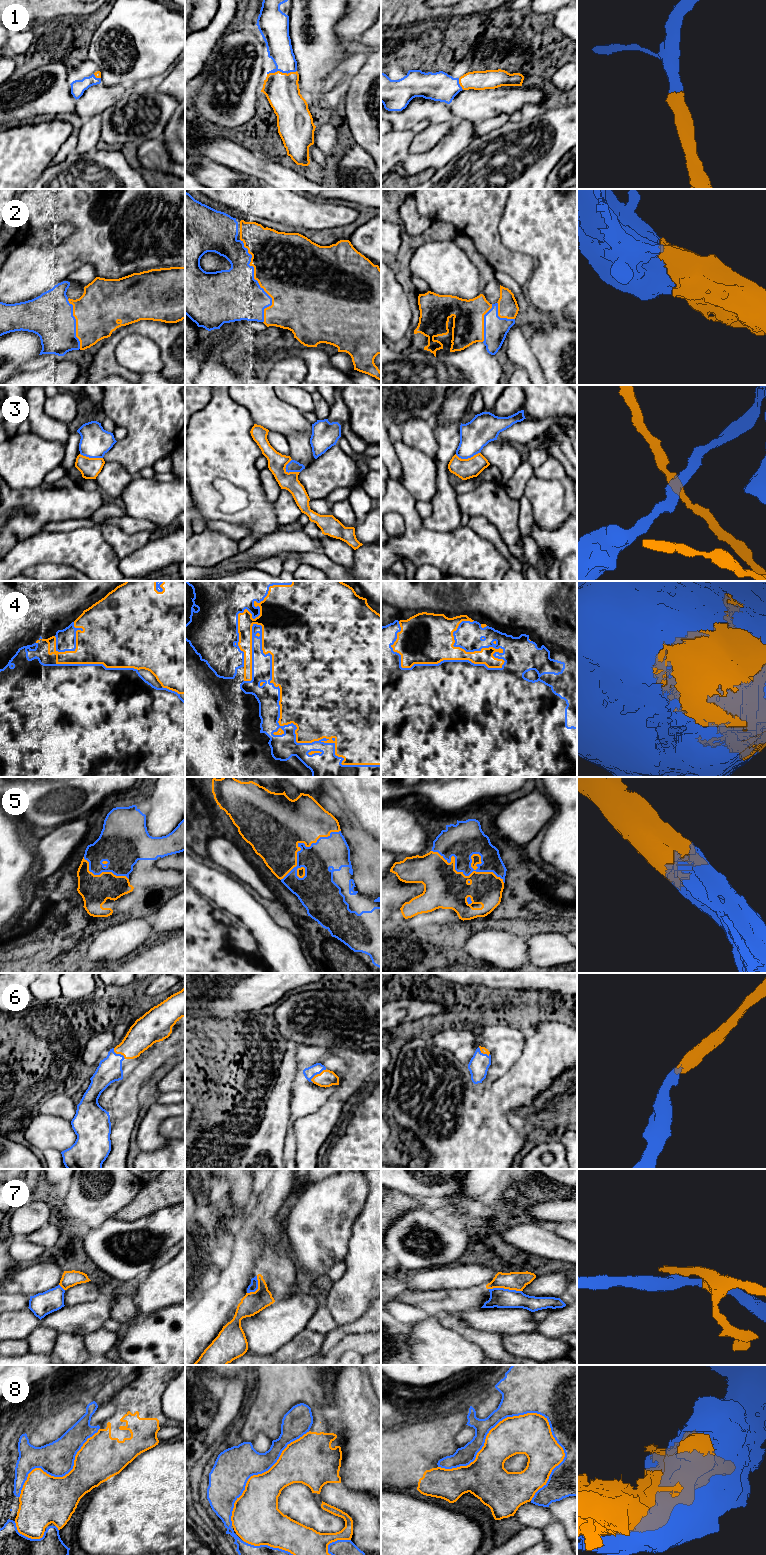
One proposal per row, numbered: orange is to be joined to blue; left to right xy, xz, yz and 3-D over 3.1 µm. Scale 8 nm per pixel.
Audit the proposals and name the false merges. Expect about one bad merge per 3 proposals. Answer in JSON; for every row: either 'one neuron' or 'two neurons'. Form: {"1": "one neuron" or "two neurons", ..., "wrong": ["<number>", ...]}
{"1": "one neuron", "2": "one neuron", "3": "two neurons", "4": "one neuron", "5": "one neuron", "6": "one neuron", "7": "two neurons", "8": "two neurons", "wrong": ["3", "7", "8"]}

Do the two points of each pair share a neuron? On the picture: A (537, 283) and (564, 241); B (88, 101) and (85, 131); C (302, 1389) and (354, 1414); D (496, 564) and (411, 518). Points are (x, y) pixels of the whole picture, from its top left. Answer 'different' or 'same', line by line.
A: same
B: different
C: different
D: same

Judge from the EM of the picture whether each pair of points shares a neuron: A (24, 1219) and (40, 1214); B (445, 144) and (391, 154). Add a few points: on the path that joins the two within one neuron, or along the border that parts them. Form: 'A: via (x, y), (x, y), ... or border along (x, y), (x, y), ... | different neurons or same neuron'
A: via (28, 1218), (36, 1214) | same neuron
B: via (432, 157), (430, 159), (407, 159), (404, 157) | same neuron

